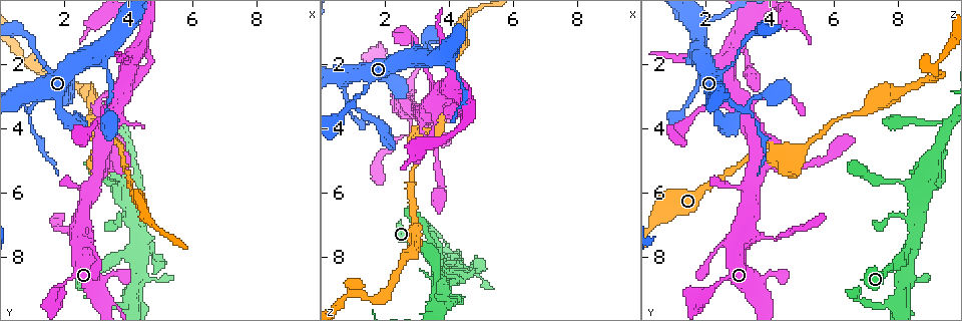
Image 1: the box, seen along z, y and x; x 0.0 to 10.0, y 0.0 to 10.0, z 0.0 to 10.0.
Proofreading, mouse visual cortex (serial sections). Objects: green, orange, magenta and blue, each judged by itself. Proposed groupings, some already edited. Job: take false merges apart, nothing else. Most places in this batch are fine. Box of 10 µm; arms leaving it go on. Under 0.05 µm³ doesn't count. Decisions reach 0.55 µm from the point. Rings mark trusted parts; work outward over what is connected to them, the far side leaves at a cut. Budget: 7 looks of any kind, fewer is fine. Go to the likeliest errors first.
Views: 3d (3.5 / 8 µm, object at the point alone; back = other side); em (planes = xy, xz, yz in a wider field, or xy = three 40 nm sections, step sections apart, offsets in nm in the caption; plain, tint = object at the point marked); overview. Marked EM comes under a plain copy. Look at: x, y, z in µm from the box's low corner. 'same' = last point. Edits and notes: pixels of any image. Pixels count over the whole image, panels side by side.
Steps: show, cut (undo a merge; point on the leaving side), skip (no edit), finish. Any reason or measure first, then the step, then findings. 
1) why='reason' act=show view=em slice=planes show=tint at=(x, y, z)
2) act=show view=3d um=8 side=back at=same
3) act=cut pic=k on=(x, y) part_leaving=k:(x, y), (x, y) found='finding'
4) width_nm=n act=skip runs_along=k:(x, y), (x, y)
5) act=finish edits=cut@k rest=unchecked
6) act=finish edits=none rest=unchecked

act=show view=3d um=3.5 at=(4.00, 7.90, 8.25)

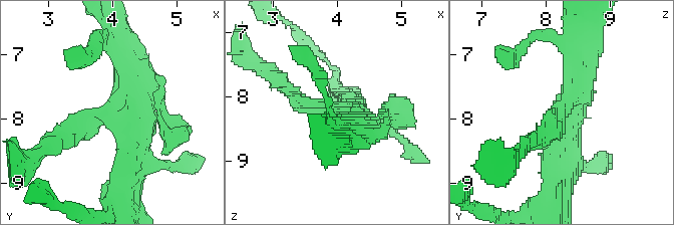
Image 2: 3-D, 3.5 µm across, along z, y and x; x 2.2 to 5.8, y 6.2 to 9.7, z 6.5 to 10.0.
act=show view=em slice=xy step=5 show=tint at=(3.95, 7.85, 8.30)

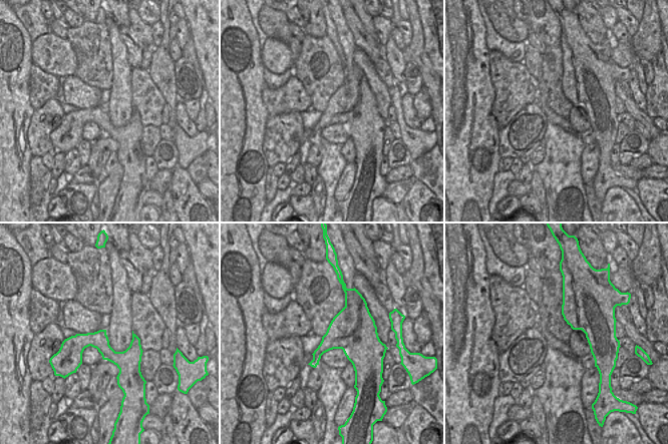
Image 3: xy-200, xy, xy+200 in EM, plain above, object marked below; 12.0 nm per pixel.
act=skip runs_along=2:(57, 140), (127, 93), (130, 56) found='one cell here'

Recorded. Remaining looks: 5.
why='a fork' act=show view=3d um=8 side=back at=(3.05, 4.85, 4.30)

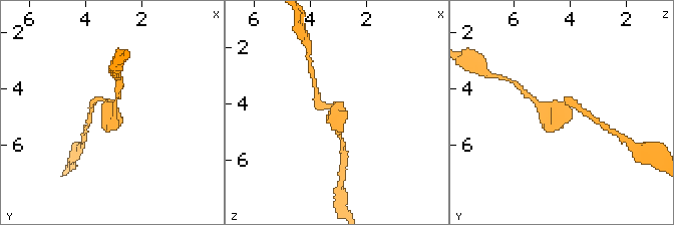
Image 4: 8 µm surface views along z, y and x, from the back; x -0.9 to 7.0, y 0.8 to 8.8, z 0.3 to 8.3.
act=show view=em slice=xy step=5 show=tint at=same

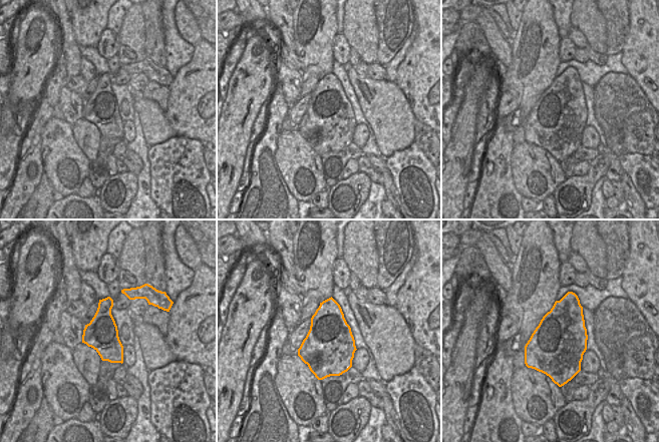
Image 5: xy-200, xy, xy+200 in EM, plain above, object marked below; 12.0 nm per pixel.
act=skip runs_along=4:(323, 105), (337, 106), (341, 140) found='all the same cell'

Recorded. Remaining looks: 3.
why='a fork' act=show view=3d um=3.5 at=(1.10, 2.10, 9.05)

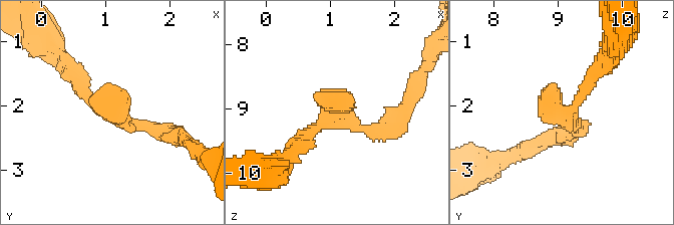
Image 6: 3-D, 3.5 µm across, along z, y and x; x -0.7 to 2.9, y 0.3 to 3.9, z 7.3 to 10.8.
why='shape alone is not enough' act=show view=em slice=xy step=2 show=tint at=(1.15, 2.10, 9.05)

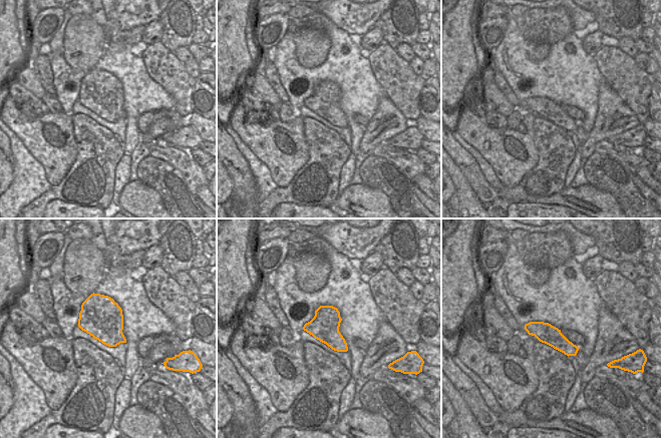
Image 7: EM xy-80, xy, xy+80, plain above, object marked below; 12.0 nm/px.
act=skip found='continuous, no second cell'

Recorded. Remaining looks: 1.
act=finish edits=none rest=unchecked

